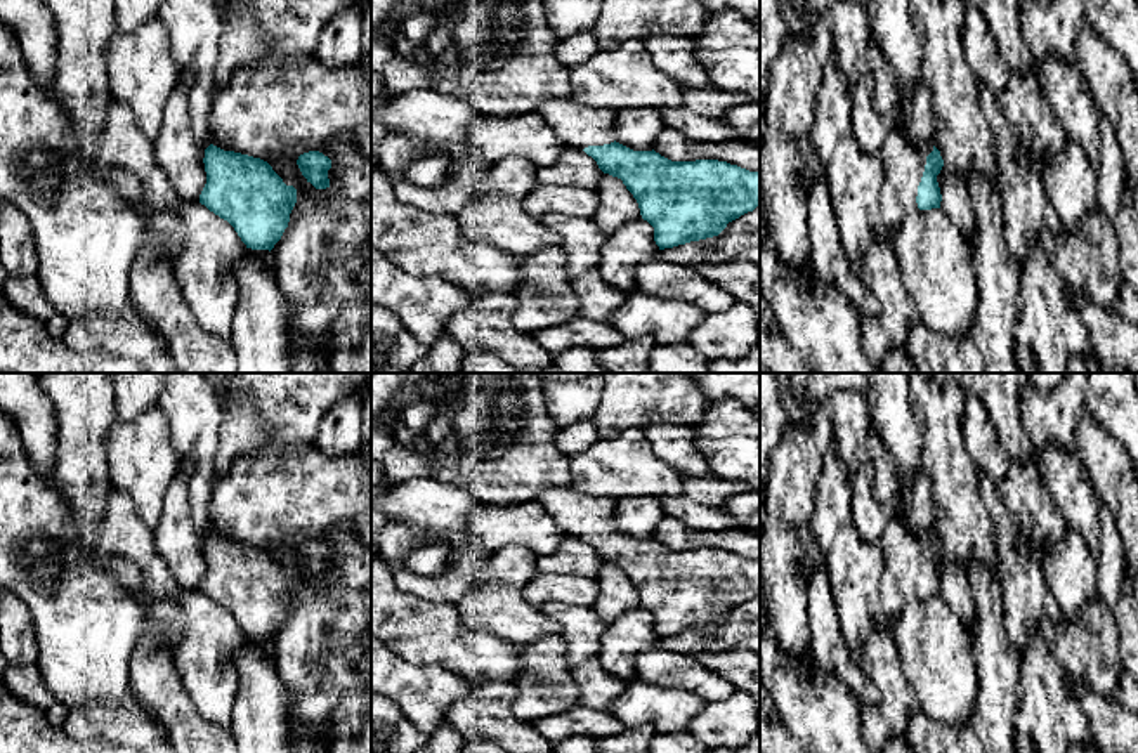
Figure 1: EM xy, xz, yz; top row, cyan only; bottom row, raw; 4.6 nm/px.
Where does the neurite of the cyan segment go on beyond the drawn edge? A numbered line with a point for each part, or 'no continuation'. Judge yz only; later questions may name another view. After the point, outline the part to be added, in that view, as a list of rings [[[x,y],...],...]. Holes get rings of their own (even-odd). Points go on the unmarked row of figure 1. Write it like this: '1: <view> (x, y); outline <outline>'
1: yz (904, 554); outline [[[890,517],[881,534],[880,548],[885,559],[880,586],[883,607],[890,619],[918,597],[916,585],[926,547],[906,531],[899,519]]]

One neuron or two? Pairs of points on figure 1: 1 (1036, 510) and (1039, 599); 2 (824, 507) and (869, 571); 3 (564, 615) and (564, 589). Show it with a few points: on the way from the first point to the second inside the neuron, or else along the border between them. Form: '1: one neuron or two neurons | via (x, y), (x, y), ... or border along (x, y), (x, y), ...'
1: two neurons | border along (1013, 517), (1019, 531), (1038, 552), (1041, 564)
2: one neuron | via (831, 523), (840, 542), (854, 556)
3: two neurons | border along (592, 606), (543, 604), (540, 608)

